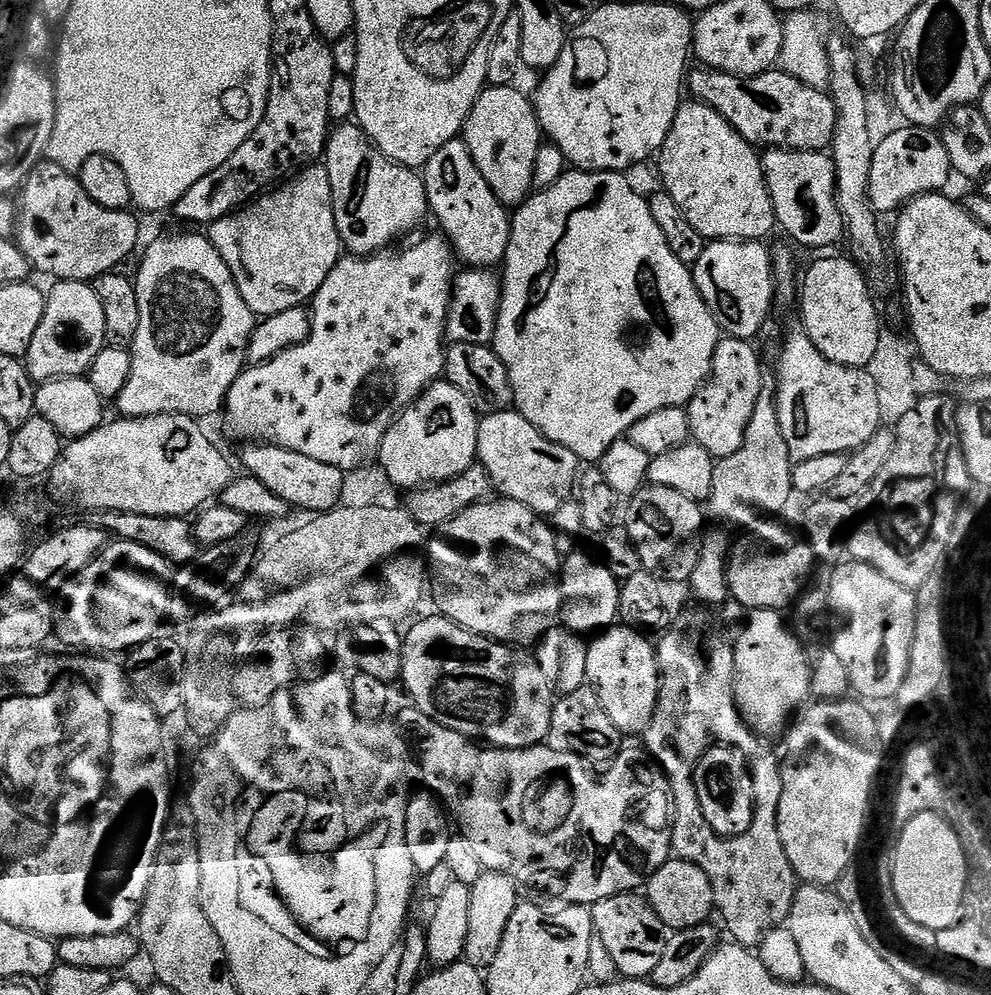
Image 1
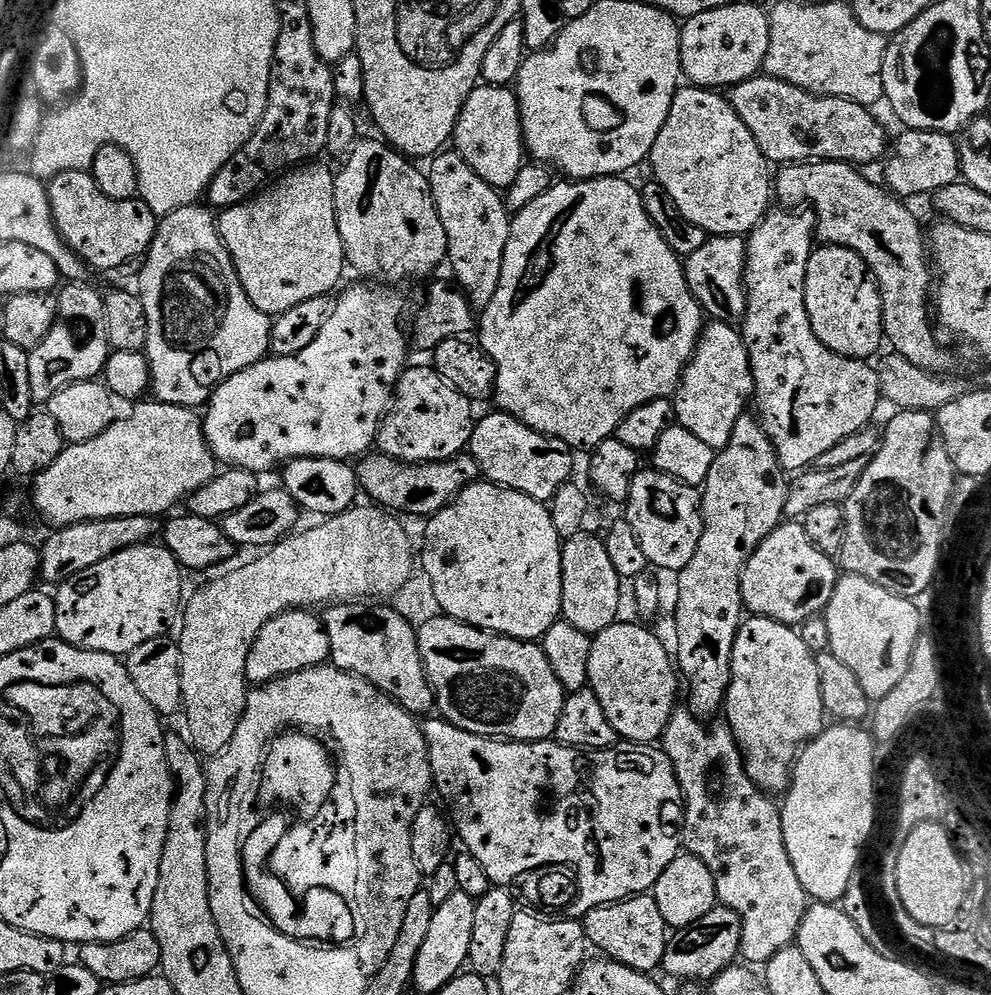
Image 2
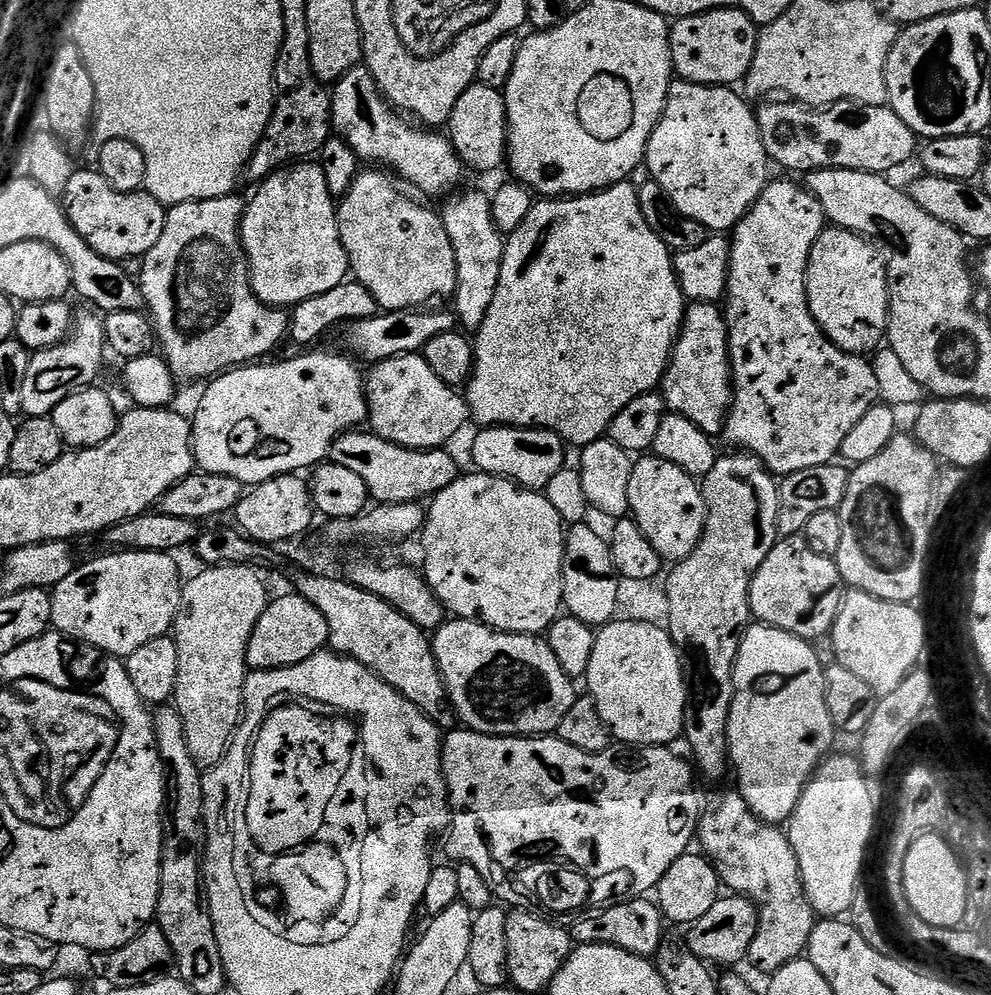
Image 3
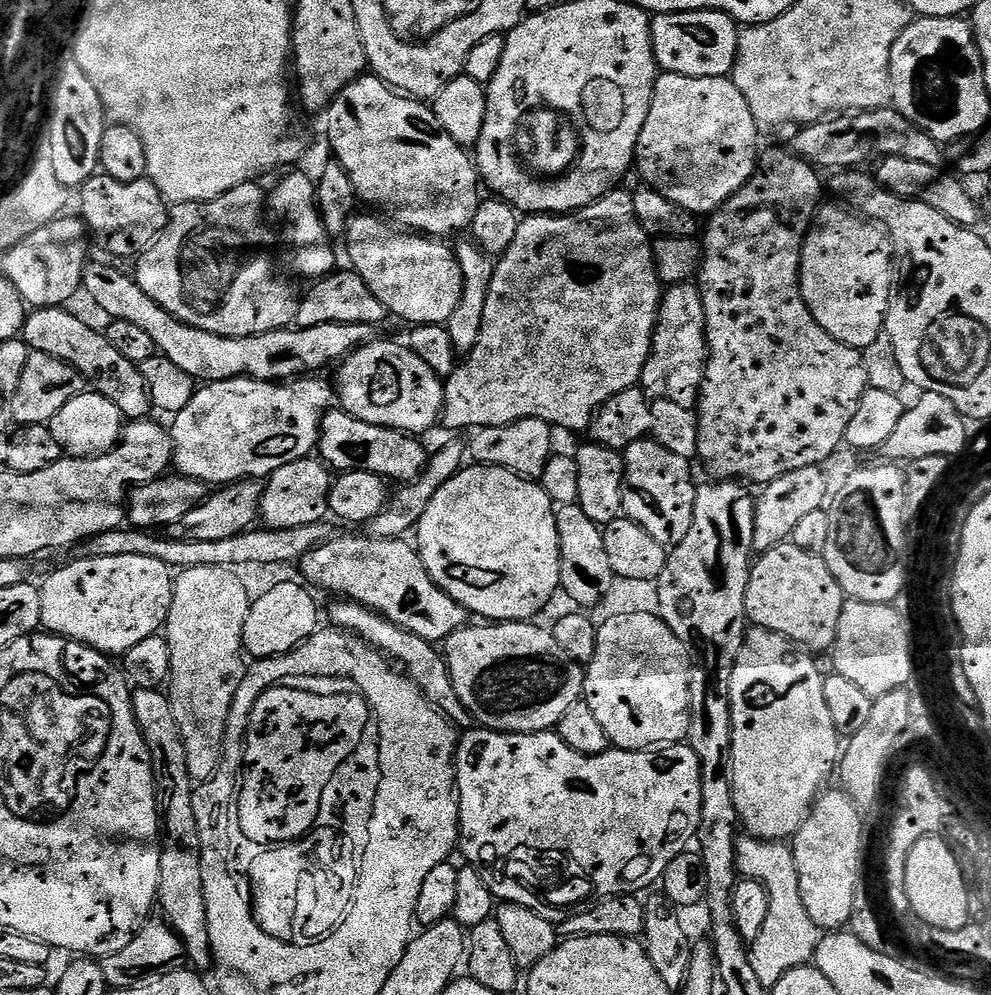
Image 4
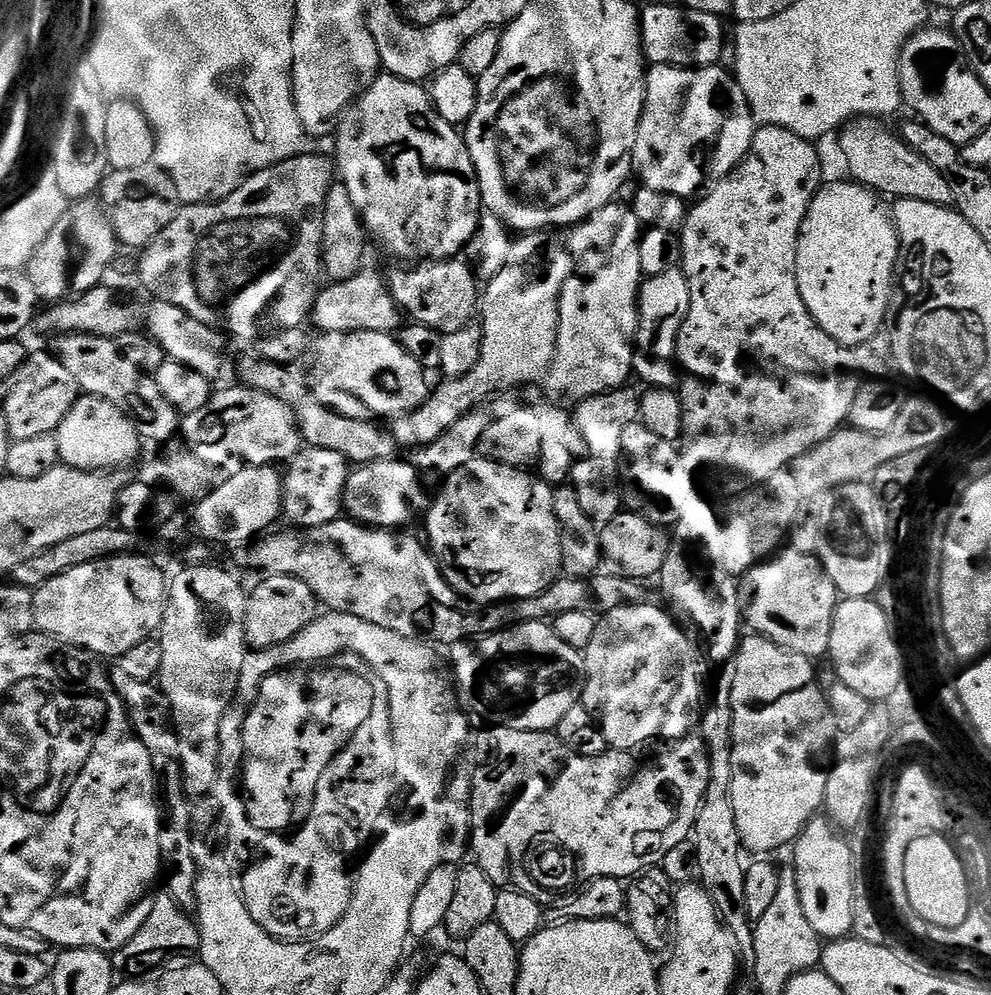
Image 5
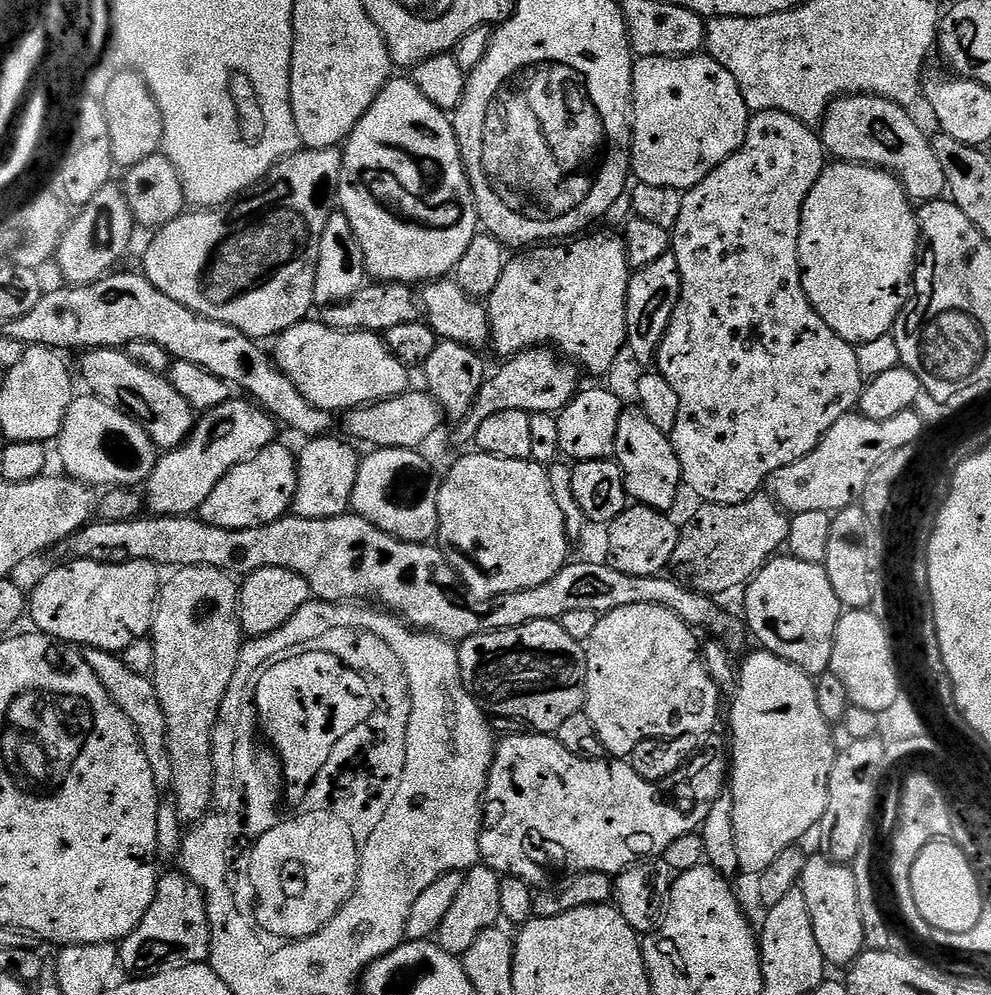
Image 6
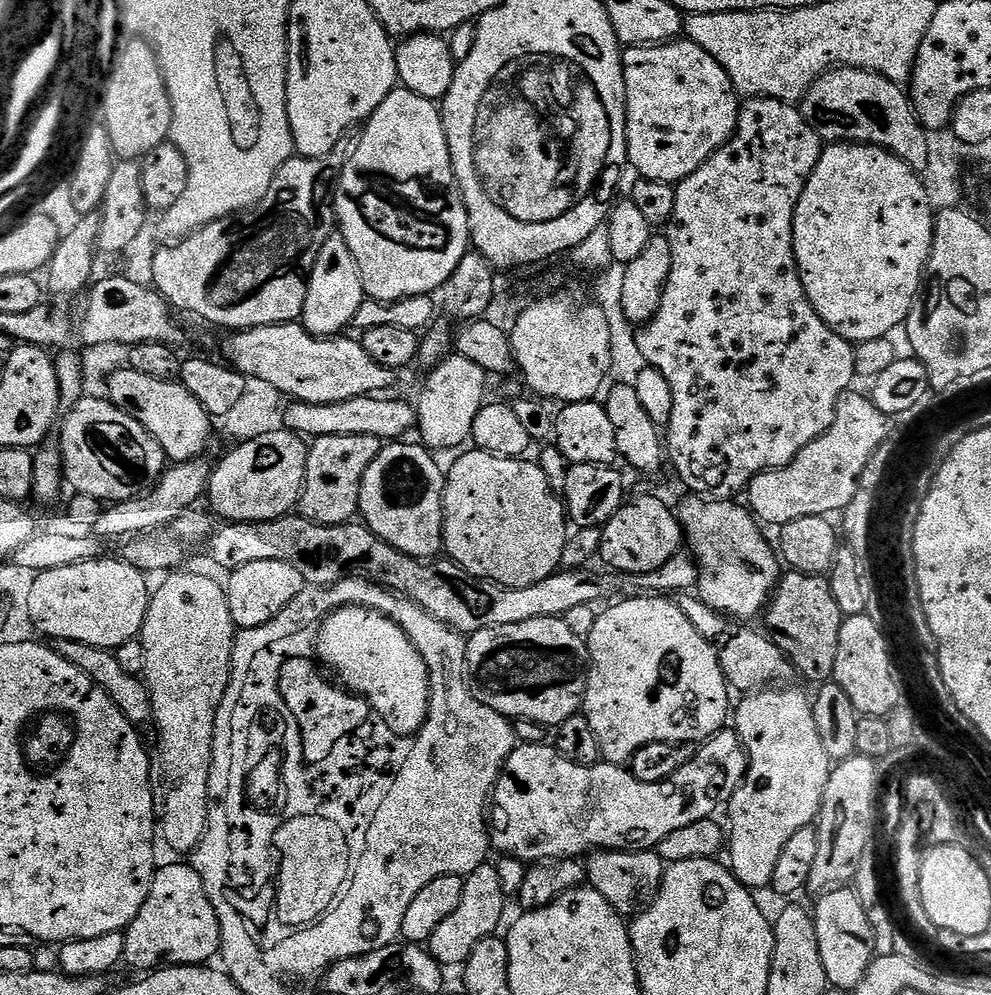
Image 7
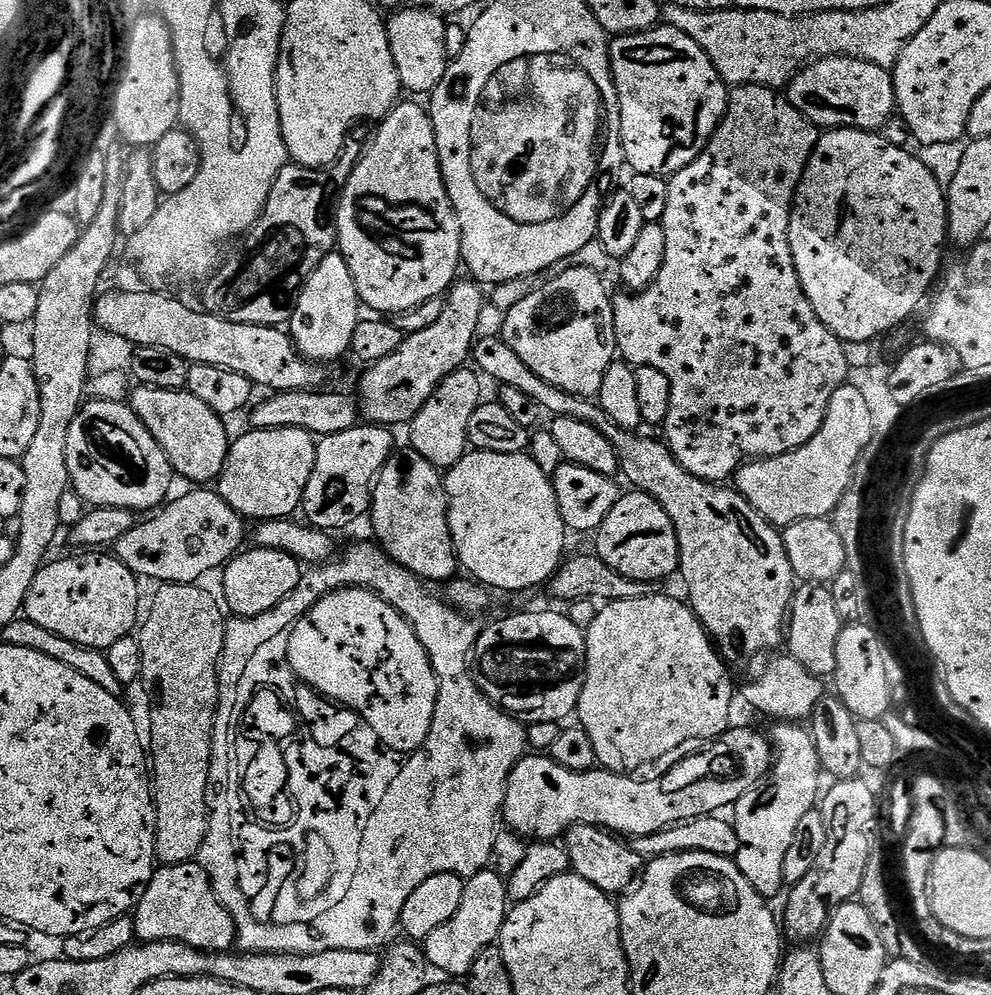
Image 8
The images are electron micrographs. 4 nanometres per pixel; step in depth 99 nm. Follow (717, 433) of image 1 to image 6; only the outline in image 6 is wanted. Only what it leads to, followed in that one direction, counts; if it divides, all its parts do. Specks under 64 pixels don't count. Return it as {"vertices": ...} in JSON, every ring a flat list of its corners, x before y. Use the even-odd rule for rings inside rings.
{"vertices":[[670,250,658,262,635,269,628,277,626,297,626,326,628,327,627,351,640,364,651,365,662,338,670,326,670,318,680,301,680,271,676,255]]}

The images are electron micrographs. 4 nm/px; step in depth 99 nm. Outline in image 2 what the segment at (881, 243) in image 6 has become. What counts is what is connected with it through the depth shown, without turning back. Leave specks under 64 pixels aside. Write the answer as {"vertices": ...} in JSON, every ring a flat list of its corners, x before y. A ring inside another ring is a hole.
{"vertices":[[825,244,813,251,810,266,806,266,804,301,814,334,839,356,868,360,879,350,880,343,885,343,880,290,876,281,870,278,864,259,854,250]]}

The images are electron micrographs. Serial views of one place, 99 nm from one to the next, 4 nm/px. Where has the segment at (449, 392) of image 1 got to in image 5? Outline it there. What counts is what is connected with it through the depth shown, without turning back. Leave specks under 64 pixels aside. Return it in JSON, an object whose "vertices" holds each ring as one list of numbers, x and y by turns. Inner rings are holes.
{"vertices":[[325,332,317,335,307,364,306,383,314,398,346,418,384,422,384,419,406,416,430,395,425,368,406,354,395,335,386,332]]}

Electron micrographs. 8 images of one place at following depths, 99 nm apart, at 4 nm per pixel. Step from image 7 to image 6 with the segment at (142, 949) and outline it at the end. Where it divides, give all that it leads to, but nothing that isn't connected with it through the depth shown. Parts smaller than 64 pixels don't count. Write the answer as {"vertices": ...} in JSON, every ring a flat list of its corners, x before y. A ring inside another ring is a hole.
{"vertices":[[183,871,168,872,156,881,156,897,150,910,118,948,118,964,132,978,153,975,165,968,203,964,212,954,212,931,204,891]]}

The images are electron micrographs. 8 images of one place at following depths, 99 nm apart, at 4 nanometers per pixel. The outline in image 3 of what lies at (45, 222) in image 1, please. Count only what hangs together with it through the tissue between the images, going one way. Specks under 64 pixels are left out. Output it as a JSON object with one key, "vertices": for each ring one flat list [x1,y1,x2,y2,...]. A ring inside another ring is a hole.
{"vertices":[[99,170,92,172,73,171,66,182,62,193,64,213,69,222,86,238,88,245,99,256,105,256,117,262,129,262,135,258,143,258,162,238,162,230,168,217,165,205,158,202,146,190,138,192,119,192,102,178]]}

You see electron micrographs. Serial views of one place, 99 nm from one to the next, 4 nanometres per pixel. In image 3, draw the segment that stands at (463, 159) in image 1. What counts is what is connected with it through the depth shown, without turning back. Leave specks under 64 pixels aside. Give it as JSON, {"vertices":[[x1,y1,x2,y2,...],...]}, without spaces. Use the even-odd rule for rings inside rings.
{"vertices":[[459,192,447,197,448,205,442,208,442,215,446,234,450,234,450,246,454,246,454,262,458,266,454,315,465,333,475,334,480,331,486,318,486,310,490,310,490,302,494,302,498,278,502,278,506,236,498,230,498,226,494,226,492,202,487,195,483,196,480,192]]}

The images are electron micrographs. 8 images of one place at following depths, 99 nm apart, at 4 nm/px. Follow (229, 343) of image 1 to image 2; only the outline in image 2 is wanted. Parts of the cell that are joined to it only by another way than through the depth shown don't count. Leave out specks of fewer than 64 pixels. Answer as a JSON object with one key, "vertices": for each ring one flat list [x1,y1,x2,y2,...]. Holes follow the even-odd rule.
{"vertices":[[200,207,179,208,157,223,156,237,142,260,144,269,140,272,138,287,142,306,146,306,151,395,156,395,153,397,161,404,177,404,193,410,203,409,219,384,269,355,273,321,267,312,258,310,258,306,250,302,220,237,217,217,207,207]]}

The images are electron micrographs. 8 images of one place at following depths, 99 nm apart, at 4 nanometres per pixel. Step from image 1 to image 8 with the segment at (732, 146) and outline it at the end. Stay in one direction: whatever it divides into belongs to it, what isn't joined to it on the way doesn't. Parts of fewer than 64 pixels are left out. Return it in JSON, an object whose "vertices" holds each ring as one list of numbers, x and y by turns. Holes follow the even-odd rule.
{"vertices":[[657,26,645,32,615,37,608,53,620,103,620,137,625,165,629,169,632,167,633,173,671,178,702,154,718,130,728,109,729,85,725,84,718,70,714,70,714,62,710,62,706,50,702,50,694,38,671,26]]}

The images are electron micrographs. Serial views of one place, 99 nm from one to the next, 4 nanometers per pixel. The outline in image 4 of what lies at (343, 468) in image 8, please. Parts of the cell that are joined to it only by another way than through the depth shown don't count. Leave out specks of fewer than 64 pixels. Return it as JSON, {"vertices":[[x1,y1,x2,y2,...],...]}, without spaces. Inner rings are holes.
{"vertices":[[319,458,299,460,290,462,290,466,282,466,282,470,267,477,262,488,259,519,263,527,286,530,294,526,321,523,330,512,328,495,332,492,333,479,333,473,328,465]]}

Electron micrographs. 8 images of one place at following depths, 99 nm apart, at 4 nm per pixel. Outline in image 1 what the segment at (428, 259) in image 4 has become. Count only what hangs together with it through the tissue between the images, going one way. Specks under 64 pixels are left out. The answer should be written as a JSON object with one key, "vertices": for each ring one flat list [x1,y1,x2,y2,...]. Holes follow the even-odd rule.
{"vertices":[[340,122,331,129,326,145,326,167,330,174,330,190,332,191,332,201,334,202,334,218,340,231,340,243,349,253,357,256,371,256,373,254,383,253,385,250,393,247,393,245,391,246,392,240,398,239,399,236,410,235,415,228,423,226,424,219,429,219,430,209,428,207,428,199,426,198,426,186,424,185,423,175,415,168,407,168,390,158,386,158,386,154,382,154,382,150,376,148,376,145,368,139,368,136,360,128,359,124,355,122]]}

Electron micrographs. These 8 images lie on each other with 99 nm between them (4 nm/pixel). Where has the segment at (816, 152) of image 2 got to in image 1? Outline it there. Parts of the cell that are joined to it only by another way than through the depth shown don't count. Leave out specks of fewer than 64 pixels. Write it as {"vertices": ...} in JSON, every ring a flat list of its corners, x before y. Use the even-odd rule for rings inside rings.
{"vertices":[[696,66,686,80,686,88,699,103,710,106,753,146,789,148,795,152,823,152,836,133,836,107,827,91,811,88,798,78,779,70,757,76,735,76,713,68]]}

